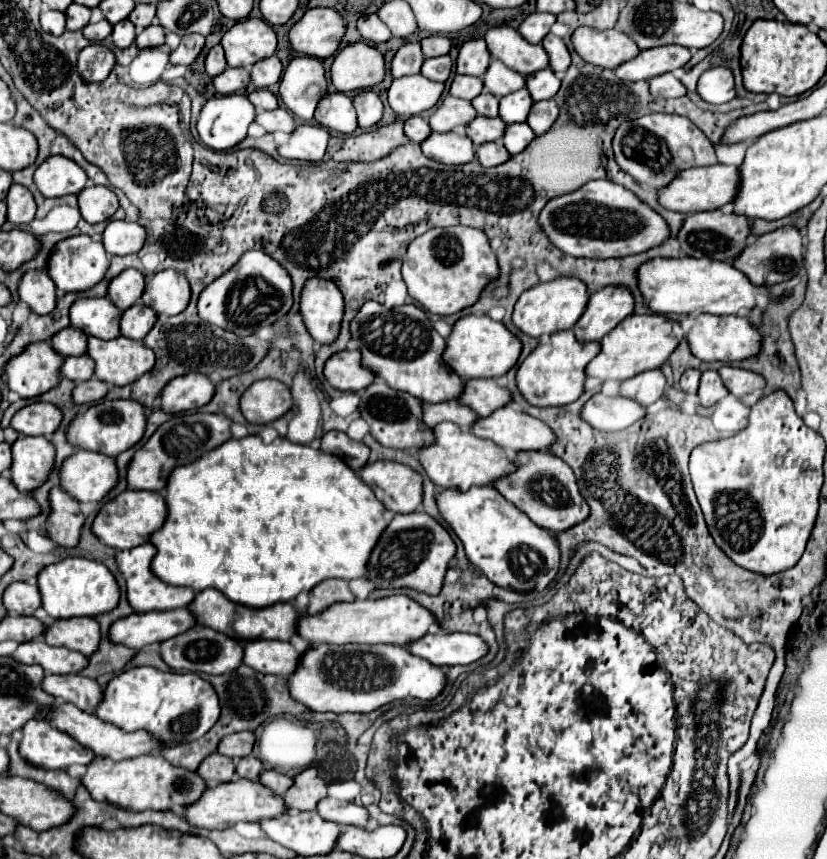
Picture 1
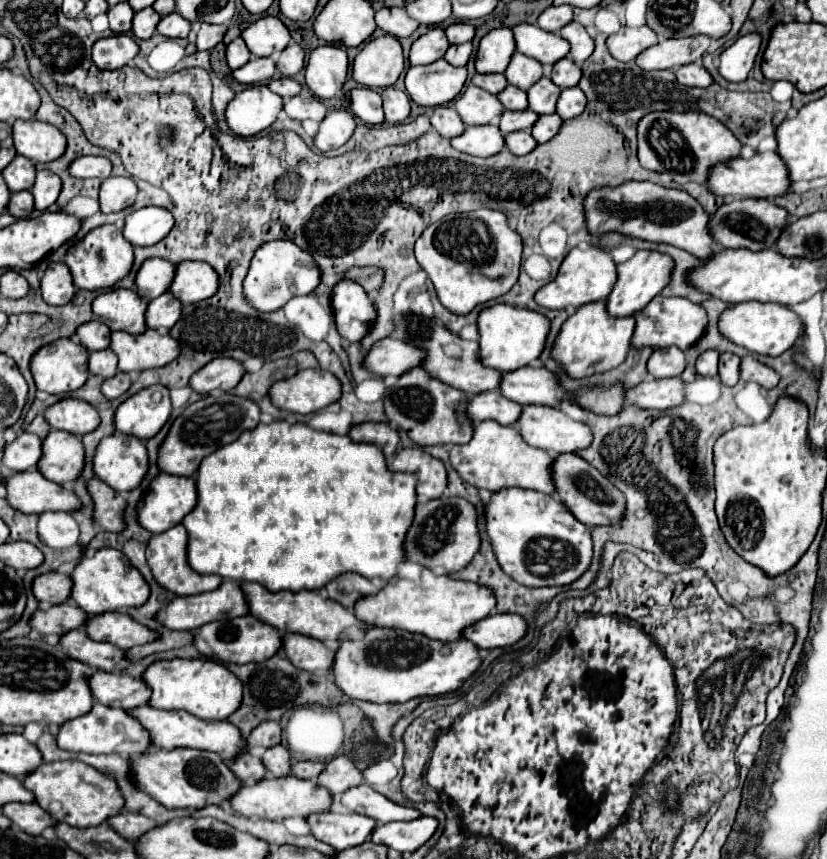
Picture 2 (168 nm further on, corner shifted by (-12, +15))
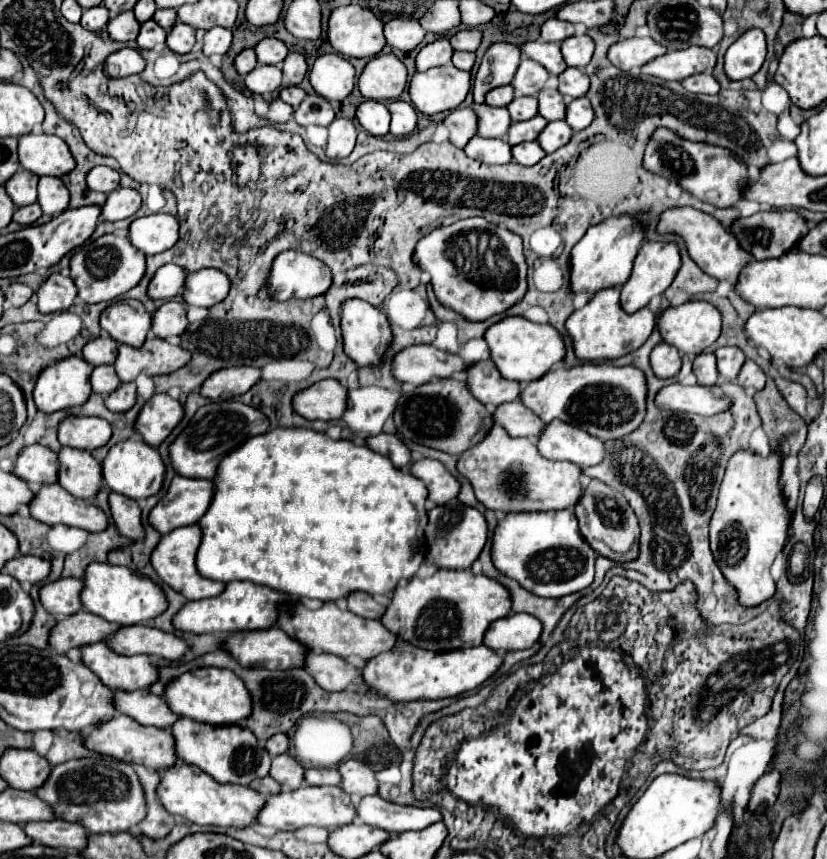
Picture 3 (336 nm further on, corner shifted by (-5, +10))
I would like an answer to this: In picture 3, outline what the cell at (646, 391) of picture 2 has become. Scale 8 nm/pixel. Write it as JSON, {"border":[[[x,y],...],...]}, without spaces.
{"border":[[[671,383],[655,395],[655,405],[667,411],[685,411],[699,415],[715,415],[729,407],[729,401],[715,397],[707,387]]]}

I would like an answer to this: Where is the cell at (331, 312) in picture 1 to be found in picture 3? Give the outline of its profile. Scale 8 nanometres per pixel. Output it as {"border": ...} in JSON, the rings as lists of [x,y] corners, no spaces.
{"border":[[[347,299],[341,303],[341,335],[345,353],[357,365],[377,365],[387,345],[391,343],[391,329],[387,317],[379,311],[379,307],[361,299]]]}

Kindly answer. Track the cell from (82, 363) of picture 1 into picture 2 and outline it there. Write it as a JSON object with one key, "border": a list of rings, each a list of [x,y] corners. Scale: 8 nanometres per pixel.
{"border":[[[110,348],[100,350],[100,352],[90,352],[88,366],[90,366],[92,374],[108,380],[110,376],[116,376],[116,372],[118,372],[118,358],[114,356],[114,352]]]}

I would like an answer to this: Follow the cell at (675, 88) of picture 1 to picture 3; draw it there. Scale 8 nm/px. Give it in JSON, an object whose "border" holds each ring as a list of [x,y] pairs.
{"border":[[[697,73],[697,75],[691,75],[687,79],[681,81],[681,85],[691,91],[691,93],[707,93],[707,95],[715,95],[719,93],[719,83],[715,81],[713,75],[709,73]]]}

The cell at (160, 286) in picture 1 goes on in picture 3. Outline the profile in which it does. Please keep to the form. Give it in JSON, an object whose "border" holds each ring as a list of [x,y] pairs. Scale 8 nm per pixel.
{"border":[[[199,269],[195,273],[187,273],[187,281],[183,285],[183,299],[187,305],[211,307],[227,297],[227,289],[229,279],[223,271]]]}

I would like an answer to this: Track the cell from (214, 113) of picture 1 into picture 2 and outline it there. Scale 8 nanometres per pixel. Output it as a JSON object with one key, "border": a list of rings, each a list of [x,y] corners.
{"border":[[[258,84],[236,94],[226,108],[226,118],[232,132],[238,136],[256,136],[272,126],[282,112],[282,104],[282,96],[274,94],[268,86]]]}

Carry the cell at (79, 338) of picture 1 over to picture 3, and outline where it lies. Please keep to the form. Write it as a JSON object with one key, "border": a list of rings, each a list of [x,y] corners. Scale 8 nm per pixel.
{"border":[[[107,335],[107,337],[97,337],[91,339],[89,343],[85,343],[83,347],[83,357],[91,363],[91,365],[103,365],[103,363],[113,363],[115,361],[115,349],[117,343]]]}

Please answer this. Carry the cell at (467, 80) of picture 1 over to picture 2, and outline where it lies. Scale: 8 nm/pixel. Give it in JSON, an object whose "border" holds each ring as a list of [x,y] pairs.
{"border":[[[476,74],[472,78],[472,84],[476,84],[478,88],[482,88],[490,94],[498,94],[508,86],[508,80],[504,74]]]}

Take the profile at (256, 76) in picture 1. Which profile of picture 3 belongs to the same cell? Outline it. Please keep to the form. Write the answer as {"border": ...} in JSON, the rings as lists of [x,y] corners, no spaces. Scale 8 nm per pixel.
{"border":[[[289,53],[281,63],[281,71],[287,85],[299,85],[307,75],[307,63],[301,53]]]}

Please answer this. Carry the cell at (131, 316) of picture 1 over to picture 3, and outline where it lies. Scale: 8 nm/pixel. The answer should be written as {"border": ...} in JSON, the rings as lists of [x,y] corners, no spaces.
{"border":[[[167,301],[153,313],[151,333],[161,339],[167,339],[171,335],[181,335],[185,327],[187,327],[187,317],[183,303]]]}

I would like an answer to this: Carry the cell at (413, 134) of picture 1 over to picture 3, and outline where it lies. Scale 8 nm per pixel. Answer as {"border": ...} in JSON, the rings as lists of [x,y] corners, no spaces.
{"border":[[[457,107],[443,119],[443,125],[449,129],[449,141],[463,149],[475,135],[475,113],[471,113],[469,107]]]}

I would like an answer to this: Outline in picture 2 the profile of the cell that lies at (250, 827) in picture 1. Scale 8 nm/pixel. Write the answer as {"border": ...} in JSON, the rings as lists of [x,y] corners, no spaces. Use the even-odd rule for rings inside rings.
{"border":[[[284,776],[284,778],[264,778],[260,782],[256,782],[254,786],[242,784],[242,788],[238,790],[238,794],[229,801],[222,802],[219,806],[223,810],[232,815],[239,816],[234,810],[238,810],[242,816],[246,818],[266,818],[270,822],[280,822],[290,834],[278,834],[278,836],[313,836],[310,833],[309,825],[305,818],[314,812],[328,812],[332,808],[332,794],[318,786],[314,780],[300,780],[296,776]],[[290,816],[302,816],[302,818]],[[282,818],[286,818],[283,819]]]}

